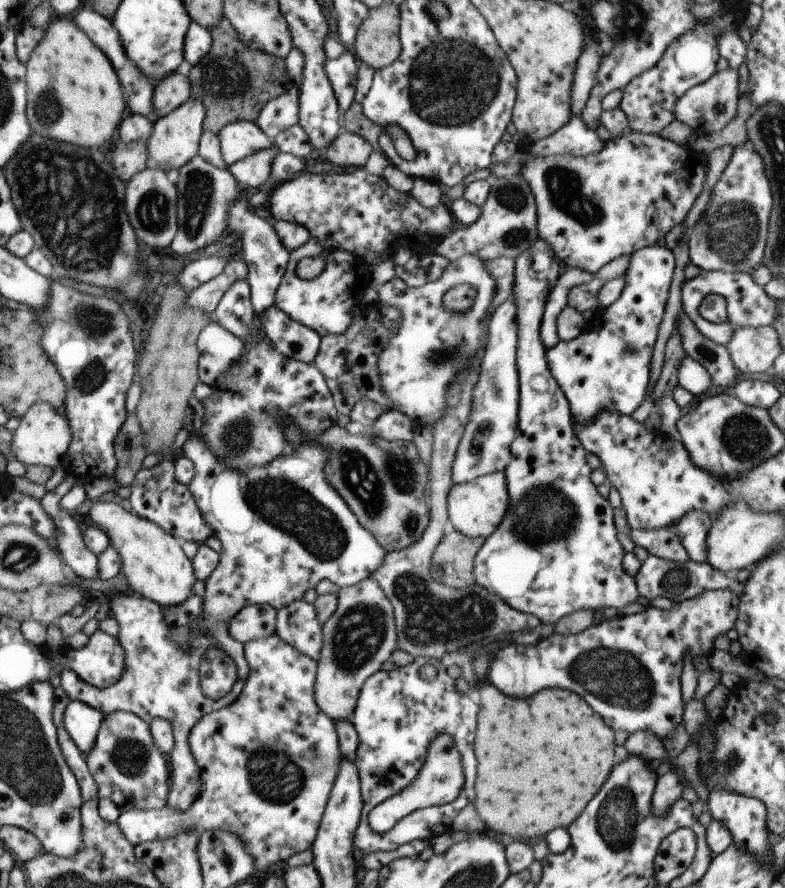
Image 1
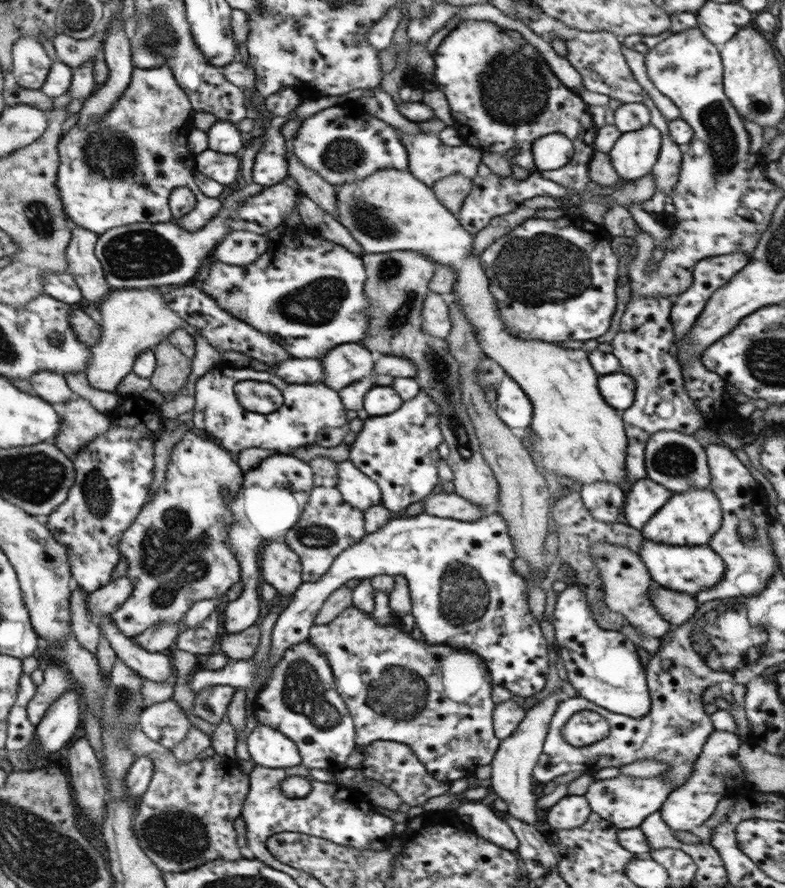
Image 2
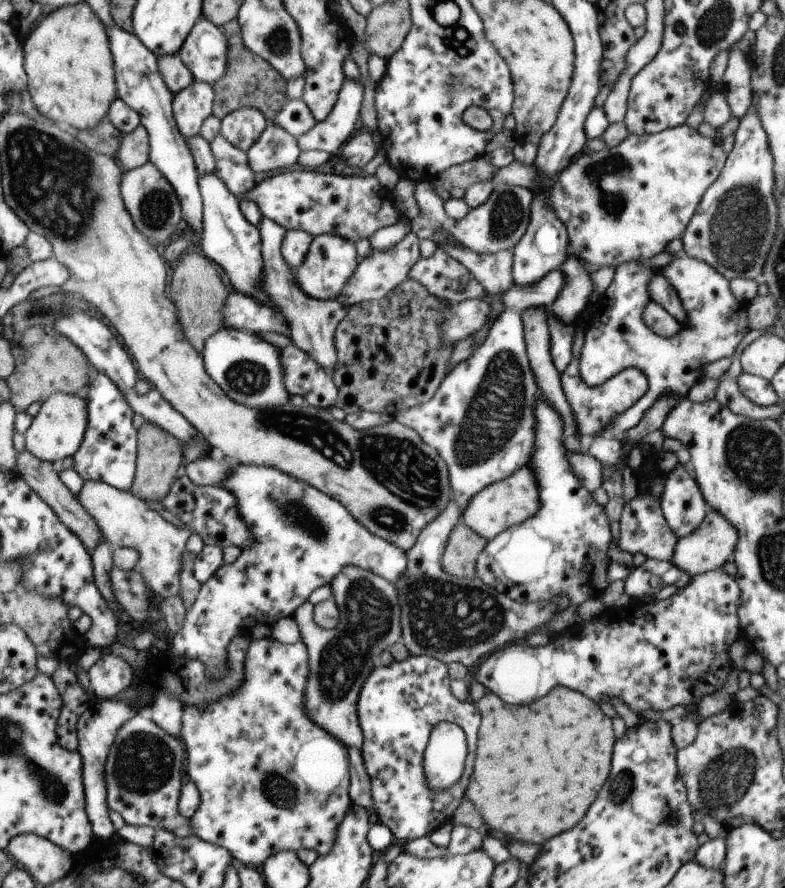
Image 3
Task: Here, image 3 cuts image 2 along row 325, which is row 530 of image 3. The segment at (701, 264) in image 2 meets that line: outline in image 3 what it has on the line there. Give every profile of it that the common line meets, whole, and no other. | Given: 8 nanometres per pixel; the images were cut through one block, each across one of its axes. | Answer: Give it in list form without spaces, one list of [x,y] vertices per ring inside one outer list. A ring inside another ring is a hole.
[[[677,462],[665,474],[663,490],[658,497],[663,518],[677,538],[693,532],[709,508],[692,472],[687,472],[683,466],[685,464]]]

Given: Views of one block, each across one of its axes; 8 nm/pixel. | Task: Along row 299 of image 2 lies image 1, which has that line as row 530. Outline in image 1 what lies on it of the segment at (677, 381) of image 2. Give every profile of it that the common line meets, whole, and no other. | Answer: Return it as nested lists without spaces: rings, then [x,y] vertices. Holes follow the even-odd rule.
[[[673,527],[629,530],[629,536],[635,546],[643,547],[651,556],[667,562],[685,562],[689,559]]]

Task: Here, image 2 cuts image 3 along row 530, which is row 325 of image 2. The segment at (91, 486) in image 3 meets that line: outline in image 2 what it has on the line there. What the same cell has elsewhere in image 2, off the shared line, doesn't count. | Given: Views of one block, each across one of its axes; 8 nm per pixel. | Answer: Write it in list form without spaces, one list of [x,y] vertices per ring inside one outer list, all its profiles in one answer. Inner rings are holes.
[[[157,287],[140,289],[111,289],[95,306],[99,314],[100,339],[89,346],[92,352],[83,374],[93,390],[114,392],[117,384],[132,372],[136,356],[149,351],[176,328],[182,328],[194,337],[196,329],[177,316],[166,304]]]

